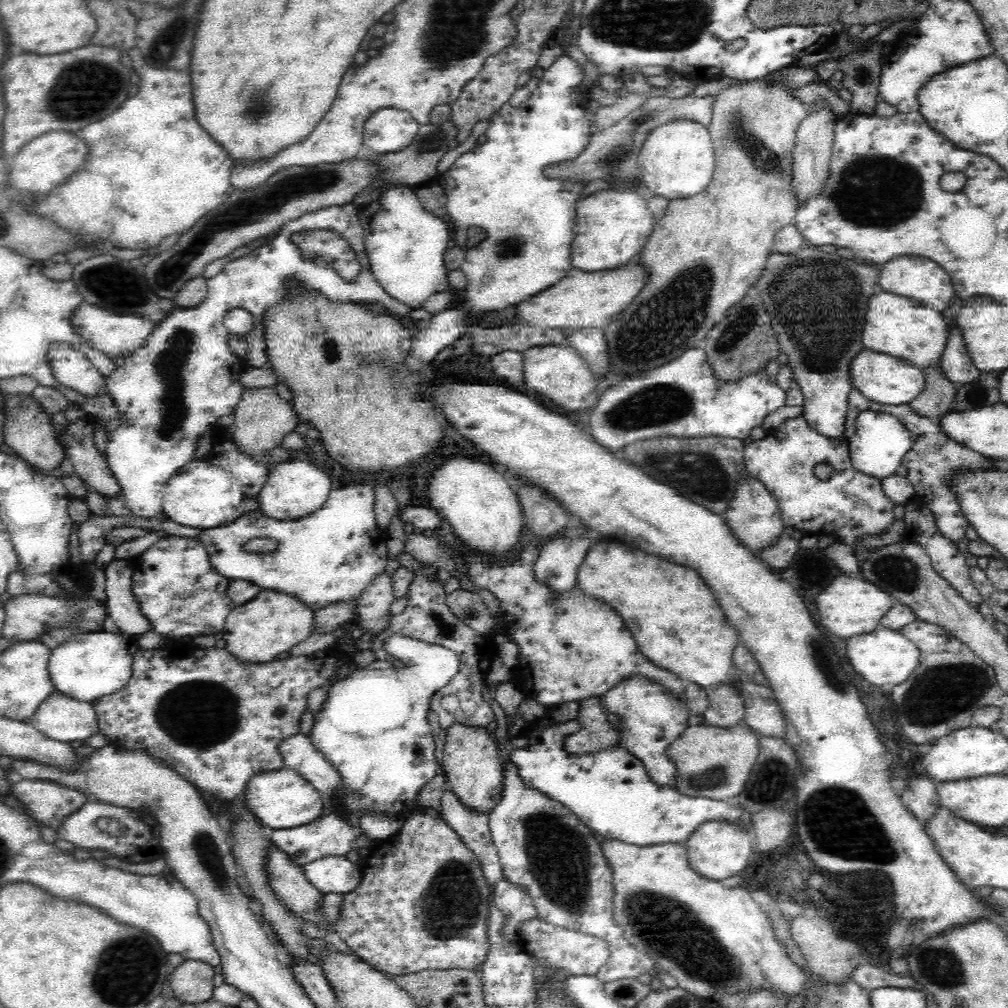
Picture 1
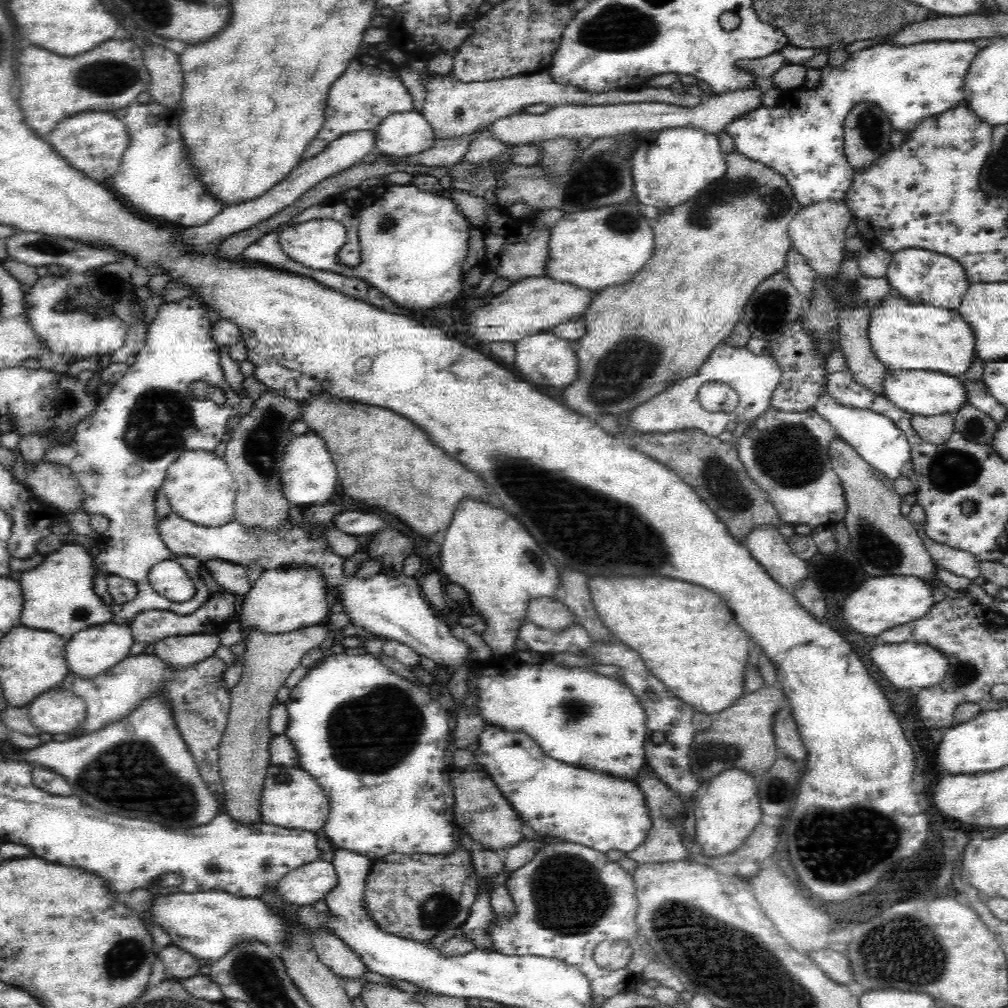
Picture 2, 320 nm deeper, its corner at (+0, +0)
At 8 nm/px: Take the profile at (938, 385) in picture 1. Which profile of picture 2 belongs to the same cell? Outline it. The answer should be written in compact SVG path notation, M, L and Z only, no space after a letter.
M953 414L912 415L911 425L924 439L932 443L946 443L955 431Z

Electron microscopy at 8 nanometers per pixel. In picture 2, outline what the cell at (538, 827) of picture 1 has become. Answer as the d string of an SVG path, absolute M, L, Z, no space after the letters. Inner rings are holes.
M523 830L522 839L539 842L540 848L536 854L520 868L512 872L504 881L512 900L516 903L518 916L514 918L498 918L498 926L494 926L494 945L496 952L506 956L540 956L554 958L564 964L576 966L588 977L594 996L604 996L607 999L618 993L635 990L637 983L642 979L642 972L648 966L645 955L645 945L637 936L636 925L633 924L638 901L635 897L635 888L632 877L616 861L610 861L606 854L597 852L583 844L570 842L558 835L538 833L534 830ZM603 940L627 940L633 948L632 960L628 966L620 970L600 968L593 959L593 950Z

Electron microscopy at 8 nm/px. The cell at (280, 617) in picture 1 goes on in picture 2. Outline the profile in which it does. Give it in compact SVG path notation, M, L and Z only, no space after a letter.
M308 569L284 571L264 571L252 583L252 589L246 594L242 608L238 612L237 623L243 633L263 633L280 635L292 633L309 626L323 623L329 615L328 590L322 577Z

